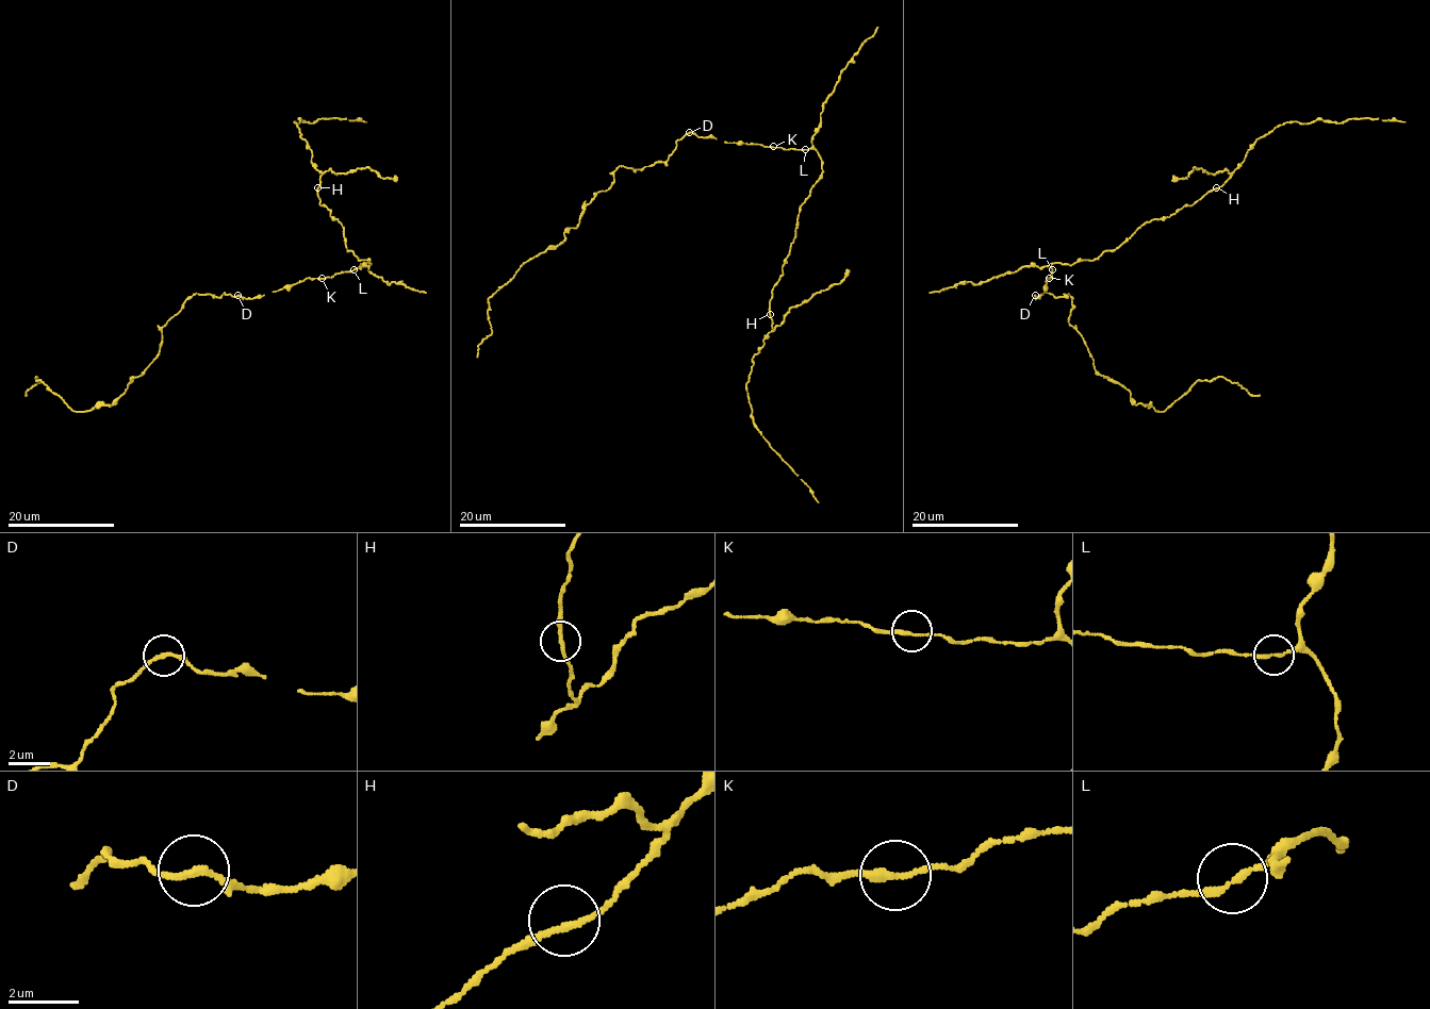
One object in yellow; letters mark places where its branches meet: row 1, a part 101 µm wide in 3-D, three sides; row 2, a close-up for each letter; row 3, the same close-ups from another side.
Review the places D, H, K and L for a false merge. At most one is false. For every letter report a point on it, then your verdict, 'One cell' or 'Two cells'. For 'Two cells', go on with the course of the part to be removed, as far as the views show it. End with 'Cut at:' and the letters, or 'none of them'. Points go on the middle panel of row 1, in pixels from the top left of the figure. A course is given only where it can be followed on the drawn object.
D: Place: (689, 132). One cell
H: Place: (770, 314). One cell
K: Place: (773, 146). One cell
L: Place: (805, 149). One cell
Cut at: none of them

